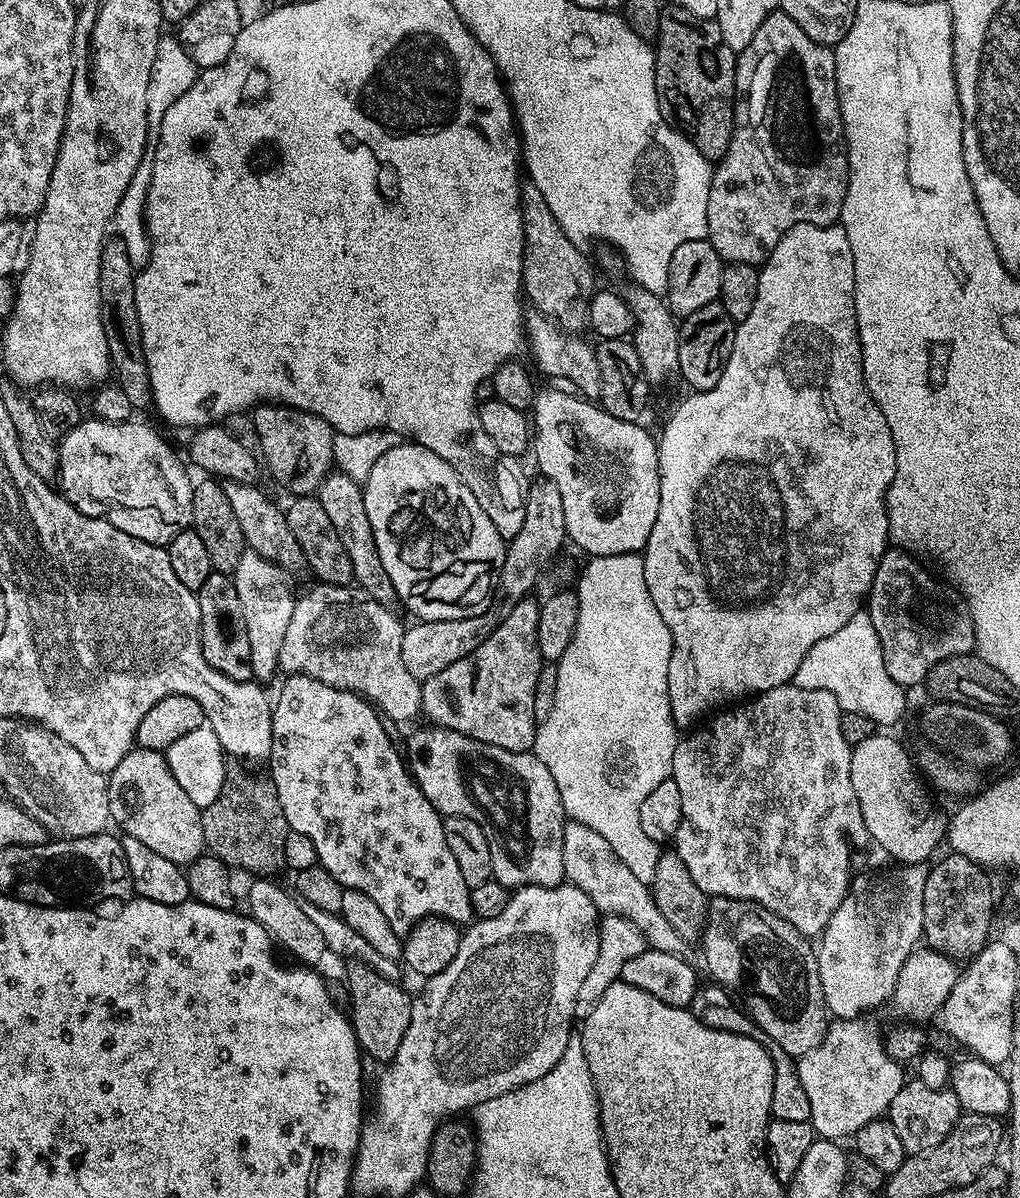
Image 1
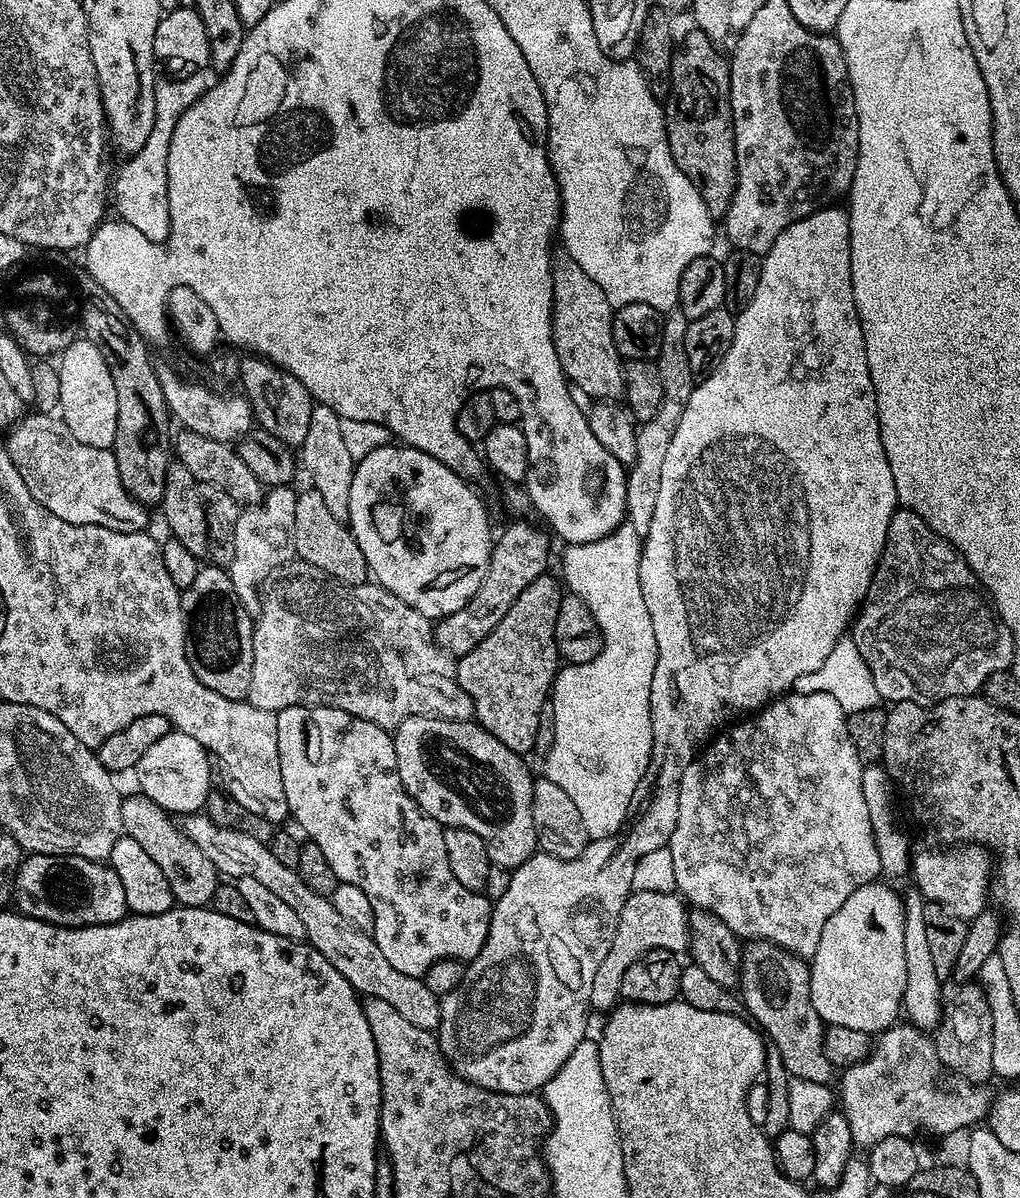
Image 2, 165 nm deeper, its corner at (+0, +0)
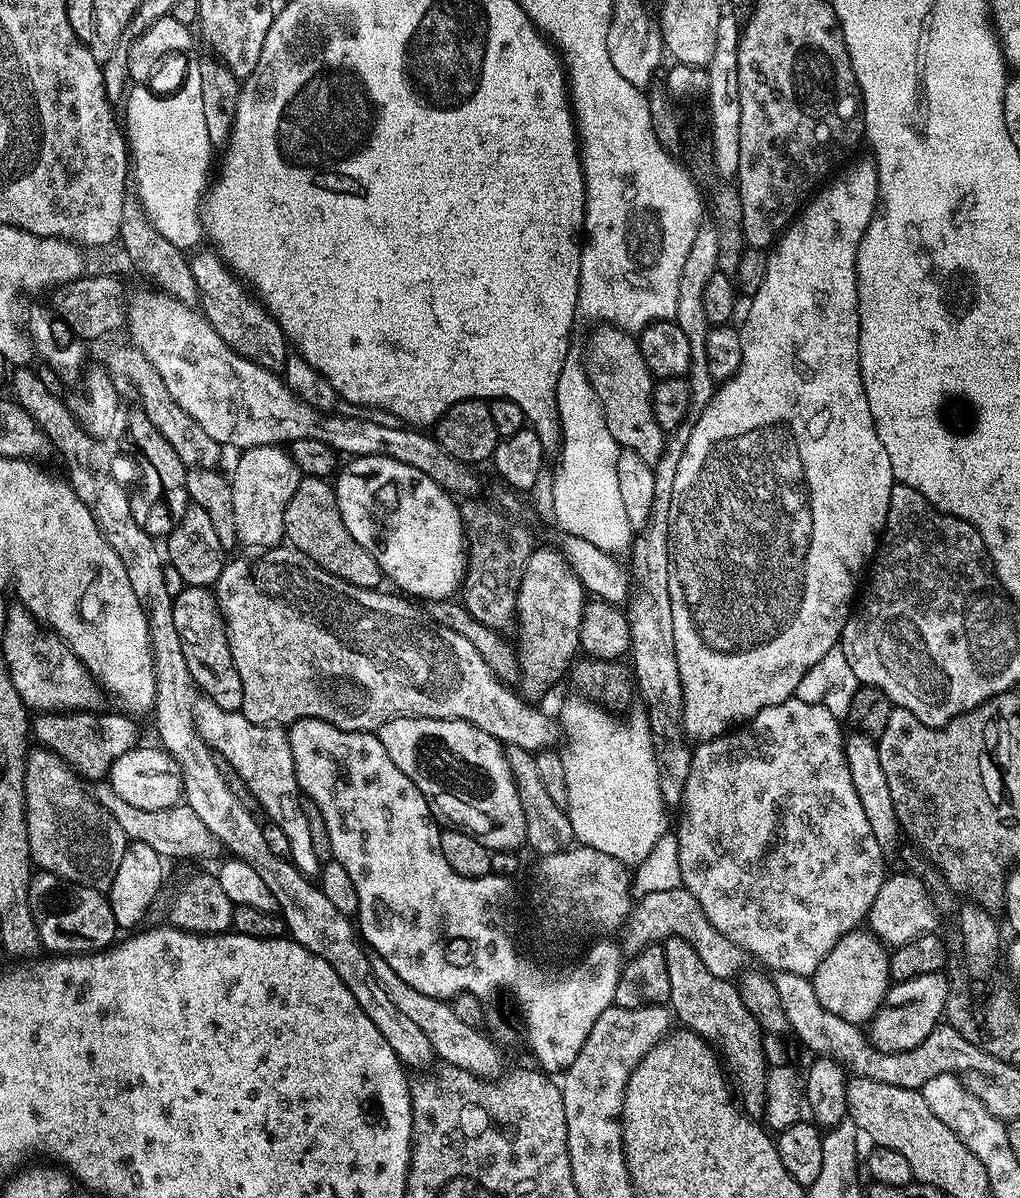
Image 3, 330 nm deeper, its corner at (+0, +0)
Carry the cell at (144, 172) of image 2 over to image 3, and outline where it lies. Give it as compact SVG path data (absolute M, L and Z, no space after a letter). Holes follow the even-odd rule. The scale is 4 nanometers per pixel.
M198 63L189 64L188 77L173 96L155 96L150 89L148 86L129 87L123 101L122 128L130 153L134 196L146 218L167 241L183 250L195 249L200 236L202 240L200 209L214 152L210 134L206 134Z

